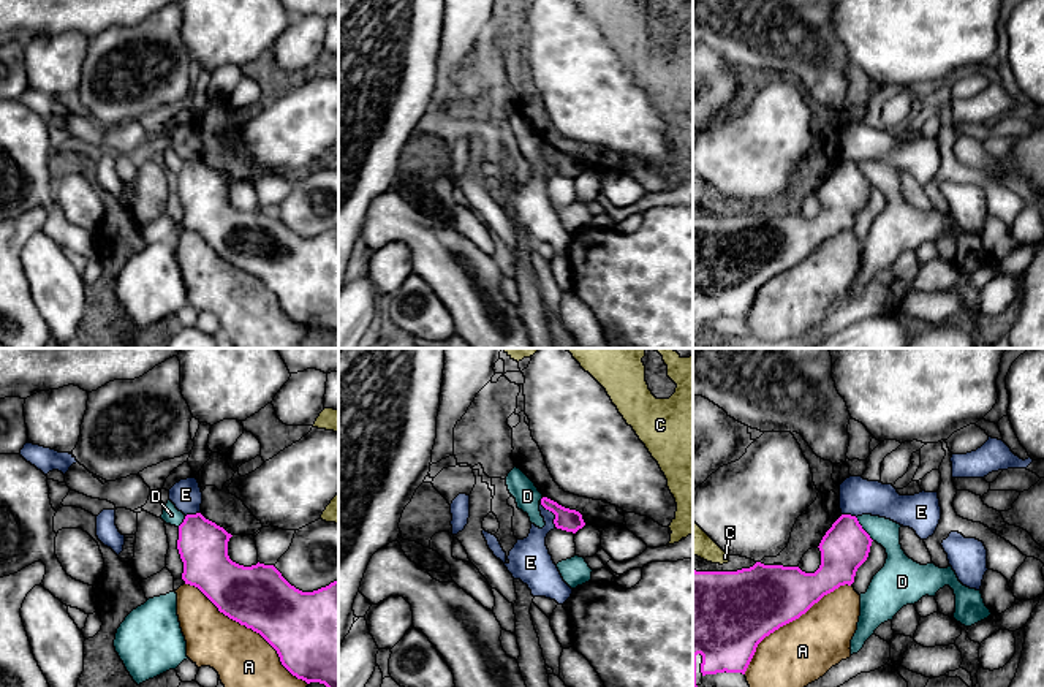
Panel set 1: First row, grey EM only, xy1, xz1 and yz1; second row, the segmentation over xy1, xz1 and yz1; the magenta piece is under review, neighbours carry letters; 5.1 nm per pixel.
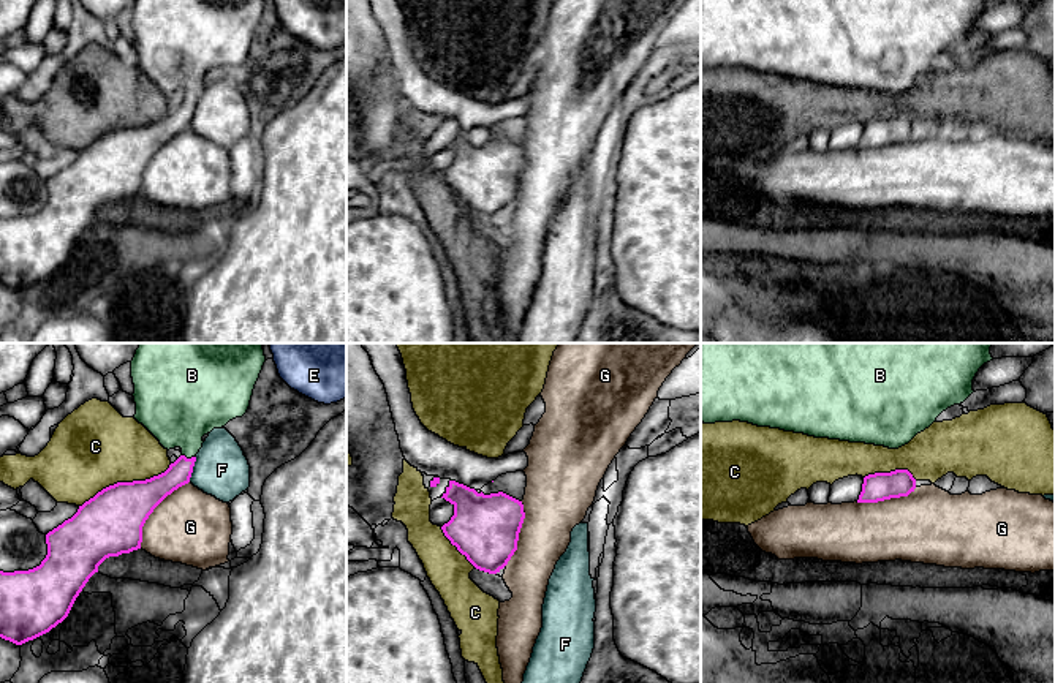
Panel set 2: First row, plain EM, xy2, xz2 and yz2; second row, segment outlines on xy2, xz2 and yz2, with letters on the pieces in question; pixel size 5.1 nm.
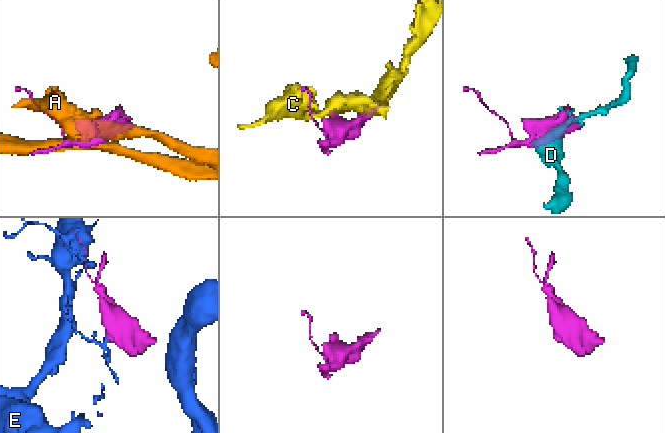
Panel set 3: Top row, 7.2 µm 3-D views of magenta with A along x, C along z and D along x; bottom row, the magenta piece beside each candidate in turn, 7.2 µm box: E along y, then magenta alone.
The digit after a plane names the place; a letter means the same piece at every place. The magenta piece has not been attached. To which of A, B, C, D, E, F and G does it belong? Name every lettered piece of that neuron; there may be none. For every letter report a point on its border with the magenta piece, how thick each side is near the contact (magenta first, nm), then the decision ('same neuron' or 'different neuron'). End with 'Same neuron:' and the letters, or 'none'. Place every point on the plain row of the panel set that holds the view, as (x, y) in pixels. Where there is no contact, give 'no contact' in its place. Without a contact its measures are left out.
A: meets magenta in xy1 at (250, 273); 360 nm thick on the magenta side, 320 nm on the other; different neuron
B: meets magenta in xy2 at (189, 105); 140 nm thick on the magenta side, 360 nm on the other; same neuron
C: meets magenta in xy2 at (125, 128); 320 nm thick on the magenta side, 420 nm on the other; different neuron
D: meets magenta in yz1 at (862, 174); 240 nm thick on the magenta side, 140 nm on the other; different neuron
E: meets magenta in xz1 at (552, 157); 110 nm thick on the magenta side, 180 nm on the other; different neuron
F: meets magenta in xy2 at (192, 116); 150 nm thick on the magenta side, 280 nm on the other; different neuron
G: meets magenta in xy2 at (152, 157); 320 nm thick on the magenta side, 380 nm on the other; different neuron
Same neuron: B

